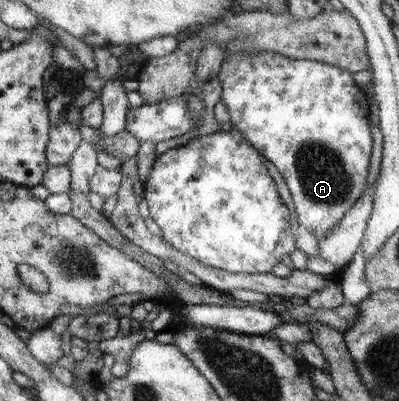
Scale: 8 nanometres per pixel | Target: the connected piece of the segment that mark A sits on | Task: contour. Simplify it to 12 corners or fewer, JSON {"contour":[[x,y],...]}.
{"contour":[[230,54],[231,122],[282,174],[303,231],[363,194],[369,101],[353,73]]}

